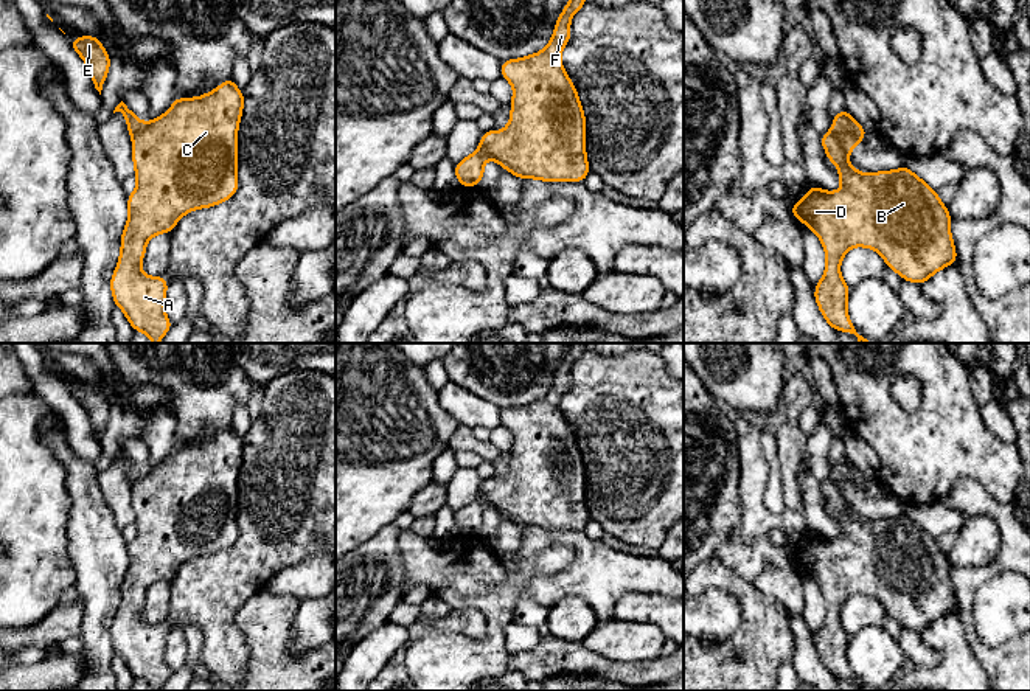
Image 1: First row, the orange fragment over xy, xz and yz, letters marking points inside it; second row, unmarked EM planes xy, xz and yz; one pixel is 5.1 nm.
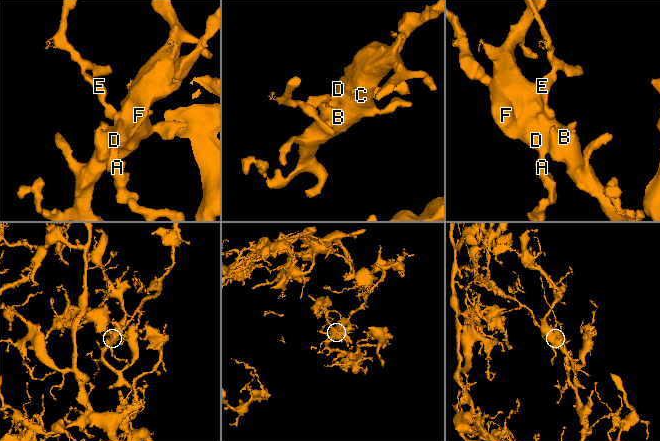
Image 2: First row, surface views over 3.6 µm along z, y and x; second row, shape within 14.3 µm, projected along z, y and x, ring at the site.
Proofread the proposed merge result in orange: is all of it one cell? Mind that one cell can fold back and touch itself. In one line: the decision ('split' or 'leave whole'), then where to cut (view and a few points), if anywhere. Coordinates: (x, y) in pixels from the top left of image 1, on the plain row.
split; cut yz (833, 477), (852, 496)

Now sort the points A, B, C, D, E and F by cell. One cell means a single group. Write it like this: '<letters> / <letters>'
A B C D F / E

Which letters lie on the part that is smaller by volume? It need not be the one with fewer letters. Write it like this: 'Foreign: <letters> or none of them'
Foreign: E

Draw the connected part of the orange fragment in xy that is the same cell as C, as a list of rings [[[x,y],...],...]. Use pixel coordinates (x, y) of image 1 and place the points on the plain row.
[[[233,427],[199,446],[176,446],[171,457],[144,471],[132,483],[137,537],[127,543],[129,565],[121,582],[120,609],[110,627],[113,654],[120,654],[135,679],[158,691],[171,677],[165,663],[168,627],[140,618],[148,589],[171,581],[177,568],[194,557],[210,556],[235,543],[238,530],[238,474],[244,443]]]

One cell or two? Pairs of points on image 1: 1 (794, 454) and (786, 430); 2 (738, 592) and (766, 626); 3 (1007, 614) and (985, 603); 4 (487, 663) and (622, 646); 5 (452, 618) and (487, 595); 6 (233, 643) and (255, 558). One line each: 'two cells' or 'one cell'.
1: one cell
2: one cell
3: one cell
4: two cells
5: two cells
6: one cell

